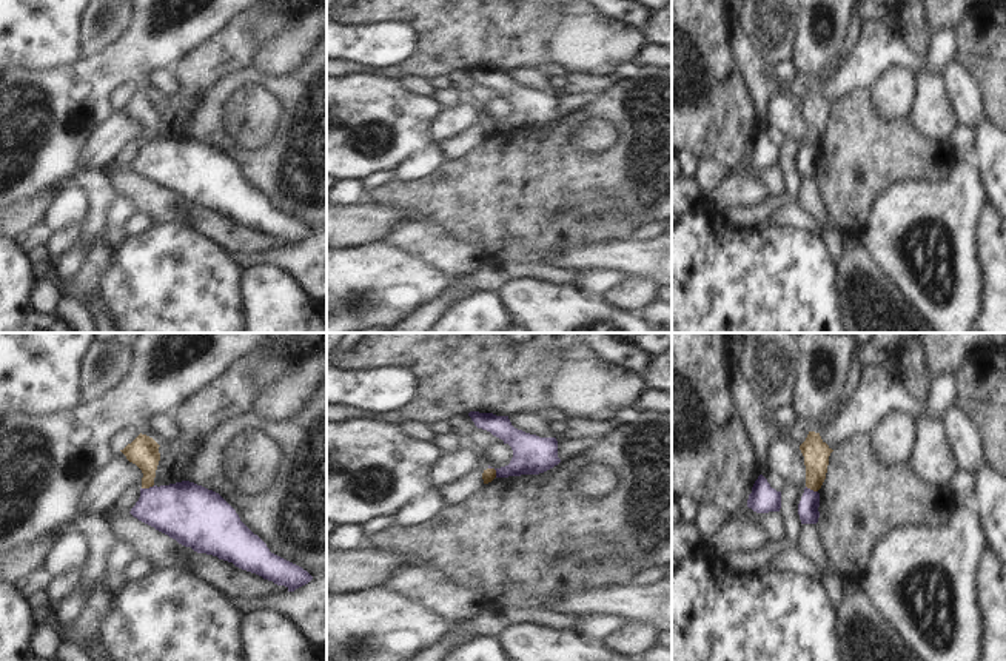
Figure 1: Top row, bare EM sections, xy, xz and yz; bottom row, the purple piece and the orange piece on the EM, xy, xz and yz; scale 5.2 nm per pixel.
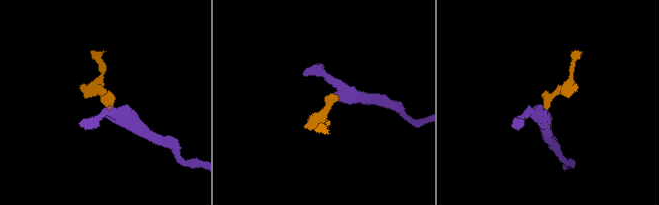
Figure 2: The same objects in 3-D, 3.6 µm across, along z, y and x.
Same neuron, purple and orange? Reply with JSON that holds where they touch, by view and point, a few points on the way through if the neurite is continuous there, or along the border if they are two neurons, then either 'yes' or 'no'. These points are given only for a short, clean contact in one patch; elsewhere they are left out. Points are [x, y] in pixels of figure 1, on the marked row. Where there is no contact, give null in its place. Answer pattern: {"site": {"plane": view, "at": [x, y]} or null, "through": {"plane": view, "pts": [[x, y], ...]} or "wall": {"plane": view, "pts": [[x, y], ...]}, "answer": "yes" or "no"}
{"site": {"plane": "xz", "at": [495, 469]}, "wall": {"plane": "xz", "pts": [[489, 467], [495, 470], [496, 476]]}, "answer": "no"}

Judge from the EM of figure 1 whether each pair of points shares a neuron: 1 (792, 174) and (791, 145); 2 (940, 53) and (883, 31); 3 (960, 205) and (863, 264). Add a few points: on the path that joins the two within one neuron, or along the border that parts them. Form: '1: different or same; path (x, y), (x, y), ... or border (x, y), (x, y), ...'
1: same; path (791, 167), (791, 153)
2: same; path (925, 63), (911, 62), (895, 46)
3: different; border (861, 242), (895, 285)

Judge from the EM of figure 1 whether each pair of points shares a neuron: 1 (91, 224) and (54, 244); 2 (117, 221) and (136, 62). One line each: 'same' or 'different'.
1: different
2: different

